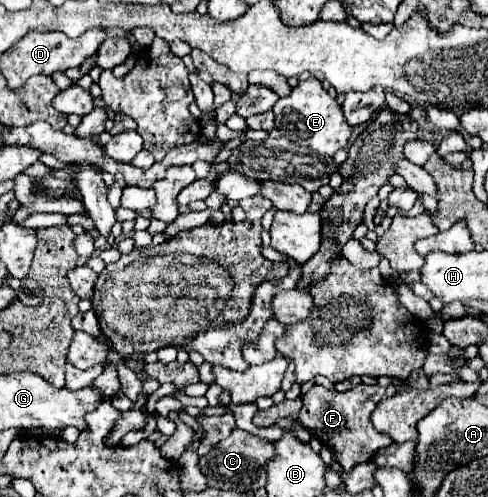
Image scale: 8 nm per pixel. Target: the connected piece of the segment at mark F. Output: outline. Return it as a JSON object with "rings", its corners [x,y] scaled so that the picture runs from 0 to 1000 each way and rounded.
{"rings":[[[740,771],[727,783],[707,787],[707,791],[695,791],[686,783],[666,783],[658,775],[641,775],[641,783],[617,799],[621,823],[613,827],[613,847],[625,863],[641,867],[645,879],[654,879],[662,891],[670,891],[686,907],[691,928],[703,944],[719,944],[732,932],[756,928],[756,920],[764,911],[773,911],[777,903],[789,903],[805,891],[801,879],[773,871],[760,855],[760,843],[756,843],[756,835],[773,819],[773,811],[785,799],[801,799],[801,795],[809,795],[805,775],[785,783],[777,775],[752,779]]]}

